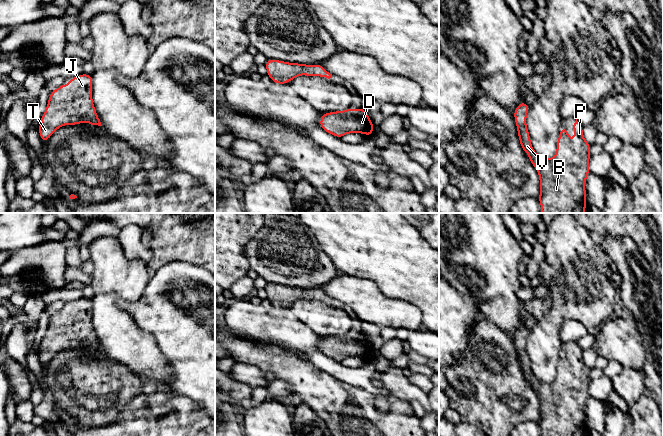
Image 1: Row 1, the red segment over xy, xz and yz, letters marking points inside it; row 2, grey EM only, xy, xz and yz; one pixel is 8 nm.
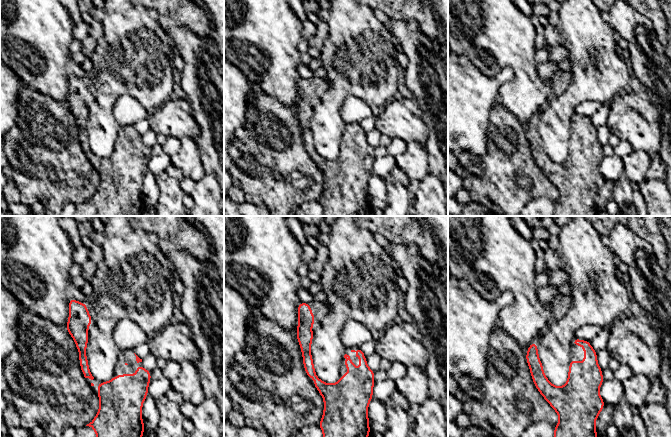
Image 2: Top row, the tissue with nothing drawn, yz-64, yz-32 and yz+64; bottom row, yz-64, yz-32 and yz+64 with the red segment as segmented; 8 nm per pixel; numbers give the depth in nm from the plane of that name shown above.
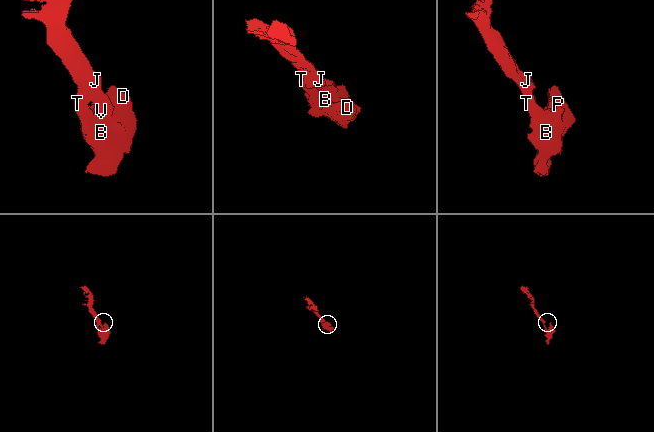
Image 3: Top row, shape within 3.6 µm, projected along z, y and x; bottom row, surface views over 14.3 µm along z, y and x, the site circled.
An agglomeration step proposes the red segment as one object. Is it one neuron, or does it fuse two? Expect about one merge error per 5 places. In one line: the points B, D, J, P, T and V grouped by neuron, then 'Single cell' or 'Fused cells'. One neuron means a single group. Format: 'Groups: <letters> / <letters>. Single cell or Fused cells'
Groups: B D J P T V. Single cell

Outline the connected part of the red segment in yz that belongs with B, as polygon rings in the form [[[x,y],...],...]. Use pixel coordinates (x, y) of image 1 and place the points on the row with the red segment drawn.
[[[525,101],[516,107],[513,115],[521,147],[539,173],[541,213],[584,213],[587,206],[585,180],[590,173],[591,145],[584,139],[583,126],[576,118],[573,125],[574,142],[567,134],[568,128],[561,127],[556,154],[551,159],[545,159],[531,145],[526,125],[528,111],[529,106]]]

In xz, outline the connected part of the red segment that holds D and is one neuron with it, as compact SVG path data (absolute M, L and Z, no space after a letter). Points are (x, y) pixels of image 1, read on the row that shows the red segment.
M347 108L344 111L322 113L320 128L338 138L348 133L363 133L371 137L374 125L363 108Z

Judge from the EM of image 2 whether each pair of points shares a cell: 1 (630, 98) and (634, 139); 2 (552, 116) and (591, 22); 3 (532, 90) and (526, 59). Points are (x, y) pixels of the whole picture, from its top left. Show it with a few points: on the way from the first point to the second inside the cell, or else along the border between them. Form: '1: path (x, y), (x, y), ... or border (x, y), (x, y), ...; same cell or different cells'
1: path (629, 108), (629, 119), (634, 129); same cell
2: path (575, 93), (580, 88), (586, 45); same cell
3: path (527, 82), (526, 67); same cell

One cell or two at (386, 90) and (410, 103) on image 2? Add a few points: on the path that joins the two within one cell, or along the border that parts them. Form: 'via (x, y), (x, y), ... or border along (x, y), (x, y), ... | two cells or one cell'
border along (390, 100), (376, 113) | two cells

